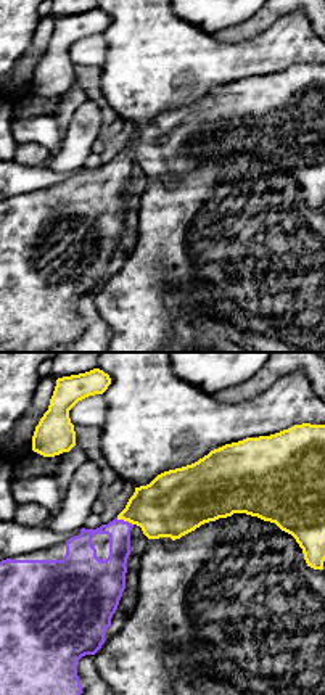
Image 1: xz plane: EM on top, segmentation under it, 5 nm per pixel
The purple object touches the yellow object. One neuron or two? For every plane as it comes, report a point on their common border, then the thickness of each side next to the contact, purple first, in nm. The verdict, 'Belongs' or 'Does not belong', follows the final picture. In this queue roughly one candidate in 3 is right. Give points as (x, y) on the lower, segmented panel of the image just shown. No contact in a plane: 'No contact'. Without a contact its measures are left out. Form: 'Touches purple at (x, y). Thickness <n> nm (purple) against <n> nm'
Touches purple at (123, 520). Thickness 120 nm (purple) against 300 nm

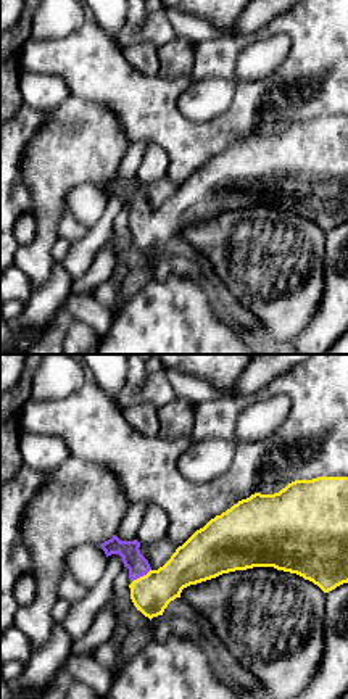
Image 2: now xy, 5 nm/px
Touches purple at (142, 575). Thickness 100 nm (purple) against 200 nm

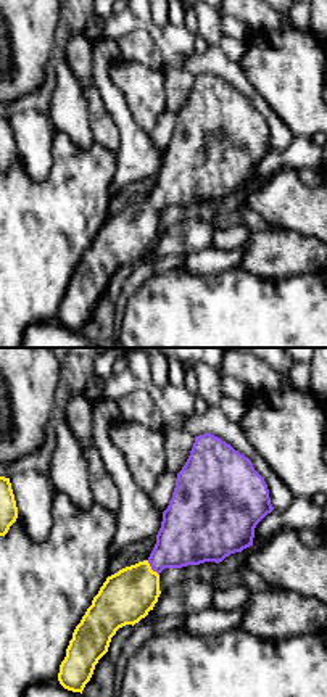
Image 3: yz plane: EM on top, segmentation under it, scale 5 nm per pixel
Touches purple at (152, 569). Thickness 300 nm (purple) against 260 nm

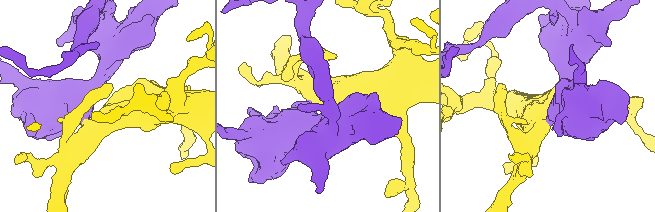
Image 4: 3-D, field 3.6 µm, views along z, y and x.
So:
Belongs

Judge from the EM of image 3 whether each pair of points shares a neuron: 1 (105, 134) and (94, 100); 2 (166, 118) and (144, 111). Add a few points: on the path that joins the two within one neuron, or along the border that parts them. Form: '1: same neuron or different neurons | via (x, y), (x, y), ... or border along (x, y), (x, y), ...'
1: same neuron | via (102, 126), (95, 108)
2: different neurons | border along (165, 108), (149, 132)

